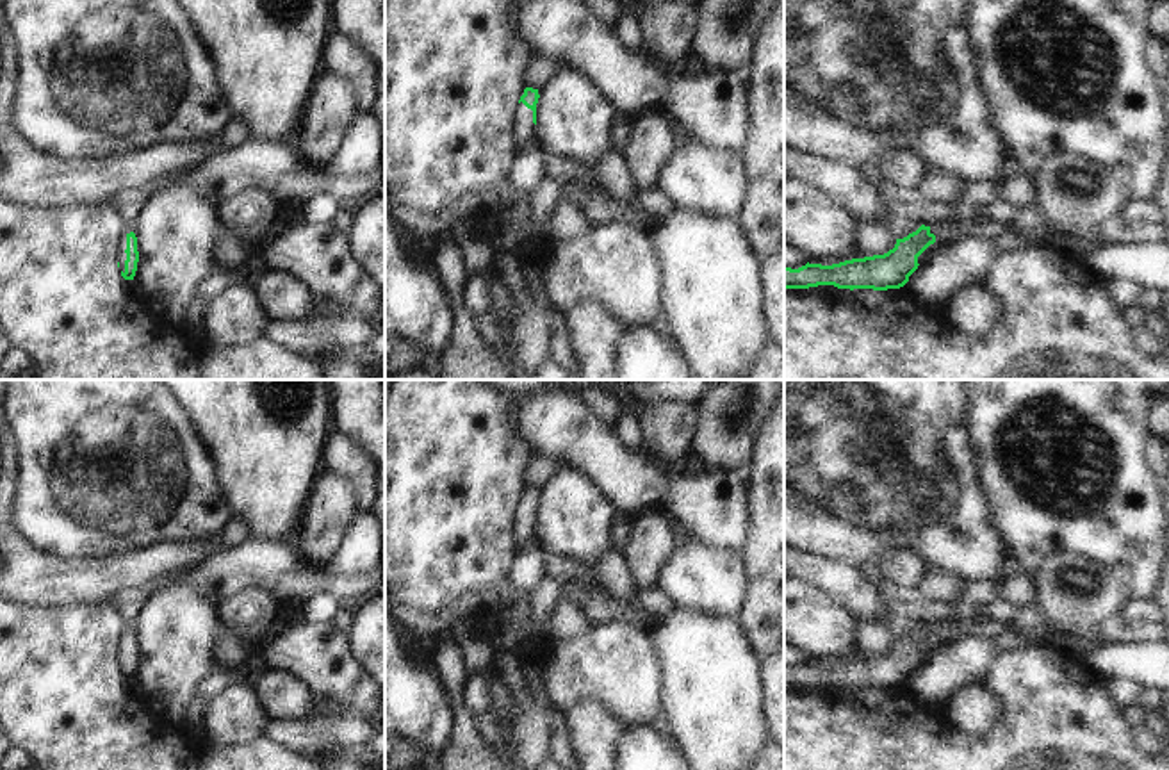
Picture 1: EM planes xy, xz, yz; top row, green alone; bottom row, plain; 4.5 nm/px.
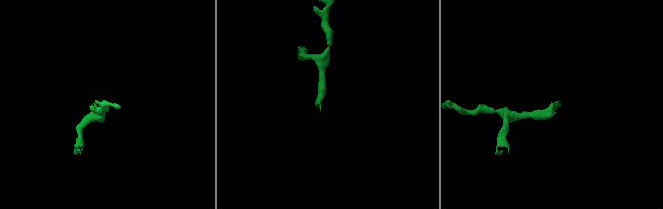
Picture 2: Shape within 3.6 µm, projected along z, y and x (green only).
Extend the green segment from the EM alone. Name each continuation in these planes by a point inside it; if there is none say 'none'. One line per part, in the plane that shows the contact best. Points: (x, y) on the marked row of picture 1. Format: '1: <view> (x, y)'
1: xy (120, 255)

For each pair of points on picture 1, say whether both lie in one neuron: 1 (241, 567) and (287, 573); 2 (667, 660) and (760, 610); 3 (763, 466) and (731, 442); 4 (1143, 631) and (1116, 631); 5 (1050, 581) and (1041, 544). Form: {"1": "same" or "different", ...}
{"1": "same", "2": "different", "3": "different", "4": "same", "5": "different"}

